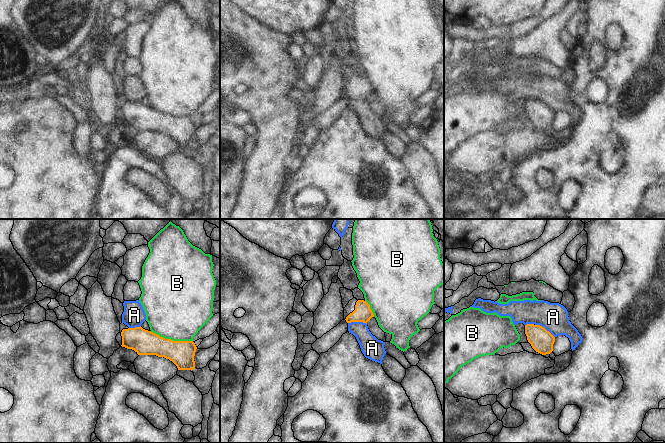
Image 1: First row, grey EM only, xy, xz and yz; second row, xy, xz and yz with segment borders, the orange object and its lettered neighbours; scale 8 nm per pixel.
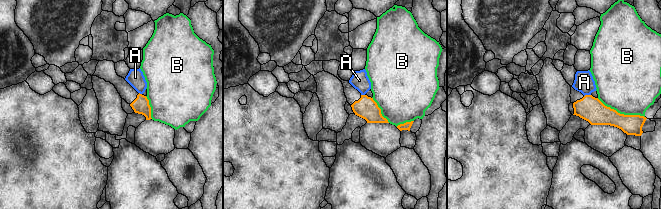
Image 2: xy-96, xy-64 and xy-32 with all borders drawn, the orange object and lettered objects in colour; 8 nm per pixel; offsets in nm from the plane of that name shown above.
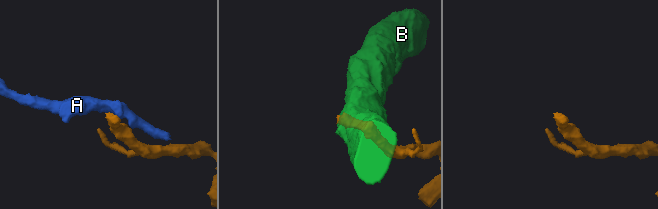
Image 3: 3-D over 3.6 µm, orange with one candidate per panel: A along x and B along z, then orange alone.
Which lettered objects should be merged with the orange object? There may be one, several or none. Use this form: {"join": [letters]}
{"join": []}

